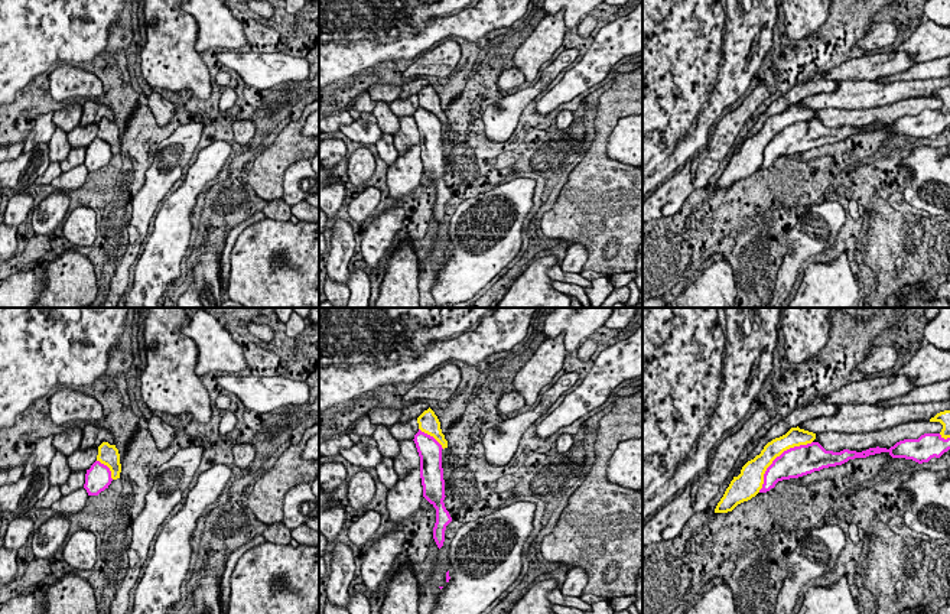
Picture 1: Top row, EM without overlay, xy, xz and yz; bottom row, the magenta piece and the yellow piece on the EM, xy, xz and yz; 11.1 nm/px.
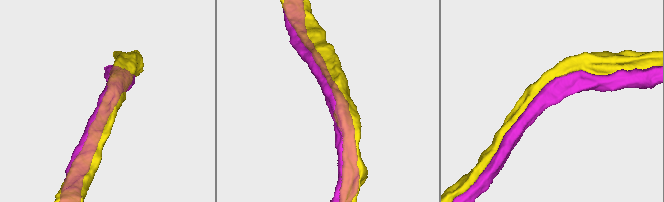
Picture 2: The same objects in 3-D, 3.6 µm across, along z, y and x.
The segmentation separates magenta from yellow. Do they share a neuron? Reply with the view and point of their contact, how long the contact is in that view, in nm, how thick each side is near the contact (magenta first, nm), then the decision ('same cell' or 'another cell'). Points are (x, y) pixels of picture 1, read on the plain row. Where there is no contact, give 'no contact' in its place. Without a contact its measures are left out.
yz (777, 133) | 850 nm | 340/200 nm | another cell

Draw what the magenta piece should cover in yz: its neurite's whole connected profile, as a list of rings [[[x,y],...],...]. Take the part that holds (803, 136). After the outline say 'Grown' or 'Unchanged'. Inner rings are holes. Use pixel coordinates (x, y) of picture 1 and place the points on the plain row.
[[[924,110],[918,116],[899,117],[889,126],[876,123],[862,129],[849,126],[840,129],[826,127],[819,118],[811,118],[790,124],[777,133],[764,150],[764,160],[759,169],[770,168],[778,157],[842,142],[855,134],[888,129],[892,134],[905,134],[923,140],[934,133],[940,134],[949,126],[950,114],[944,116],[940,110]]]. Unchanged

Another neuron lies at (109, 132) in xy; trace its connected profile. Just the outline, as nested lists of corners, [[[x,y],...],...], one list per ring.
[[[103,118],[98,123],[97,137],[107,142],[111,147],[111,155],[120,155],[121,140],[120,140],[120,130],[116,121],[110,121],[108,118]]]

